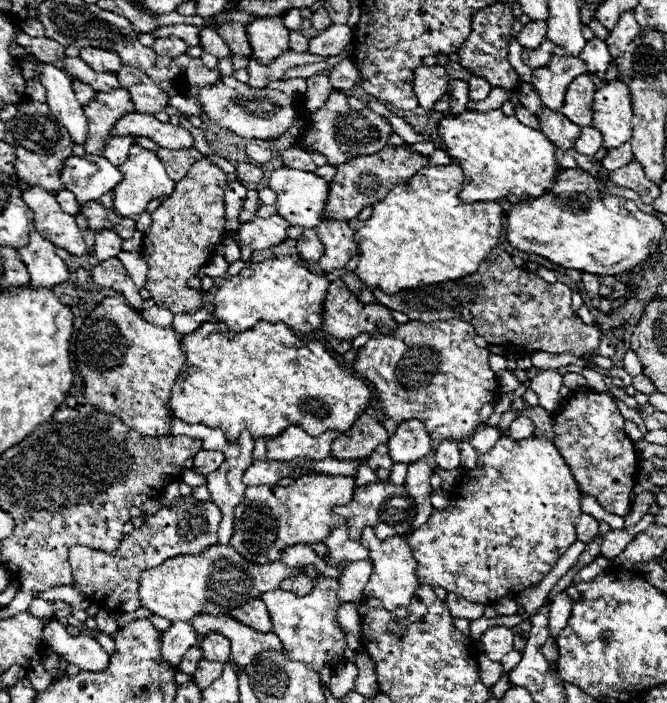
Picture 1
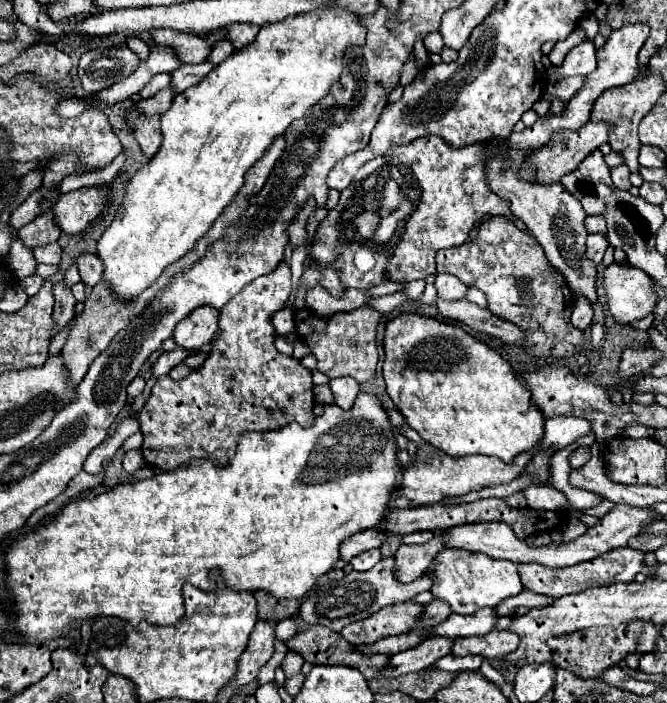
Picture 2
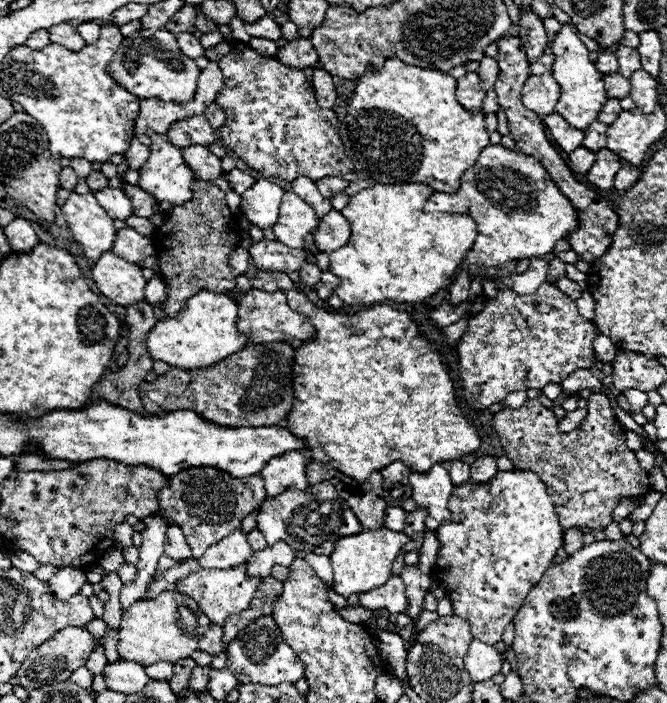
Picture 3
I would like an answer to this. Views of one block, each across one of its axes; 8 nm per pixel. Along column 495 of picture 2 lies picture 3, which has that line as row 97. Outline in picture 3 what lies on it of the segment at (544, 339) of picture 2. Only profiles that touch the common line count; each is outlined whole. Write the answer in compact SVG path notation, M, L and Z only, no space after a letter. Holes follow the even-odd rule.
M236 44L234 50L234 56L228 52L218 60L218 66L226 78L222 92L216 96L216 102L226 114L226 124L218 130L224 146L228 146L250 168L262 172L264 176L278 176L286 182L292 182L298 176L308 176L316 182L324 176L342 176L346 172L352 172L354 164L346 156L344 144L338 134L338 116L336 112L320 108L316 104L314 88L312 84L304 82L304 72L292 70L276 58L264 58L248 44Z

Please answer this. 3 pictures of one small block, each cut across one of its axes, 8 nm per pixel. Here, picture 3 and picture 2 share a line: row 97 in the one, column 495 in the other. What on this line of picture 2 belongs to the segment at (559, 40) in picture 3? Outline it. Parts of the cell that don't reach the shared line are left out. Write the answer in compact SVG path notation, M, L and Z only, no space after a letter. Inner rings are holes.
M446 548L436 556L432 566L434 566L432 568L434 584L430 592L434 594L434 598L448 602L452 606L452 612L458 612L458 614L474 614L476 610L486 606L494 608L502 600L524 592L516 564L508 560L494 560L494 558L488 558L486 554L472 554L468 550Z

